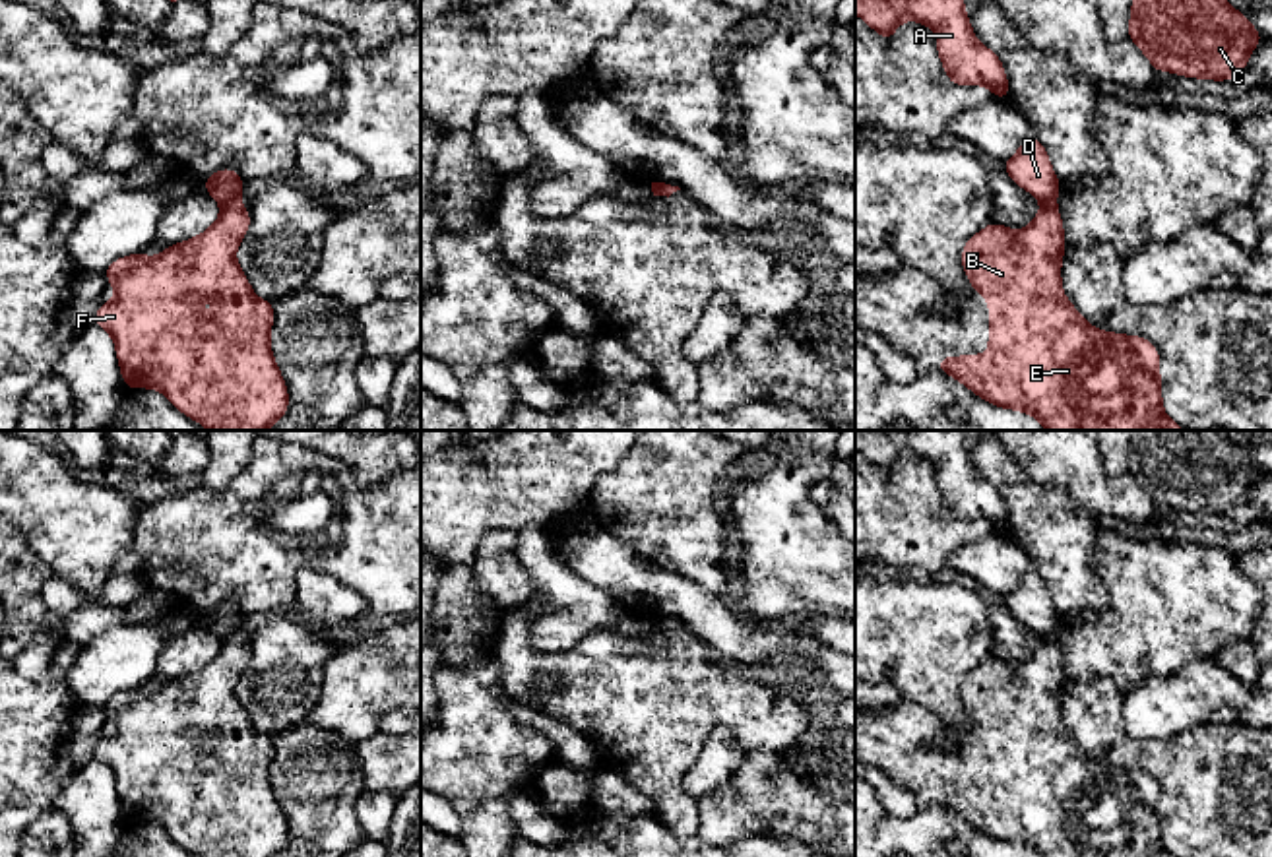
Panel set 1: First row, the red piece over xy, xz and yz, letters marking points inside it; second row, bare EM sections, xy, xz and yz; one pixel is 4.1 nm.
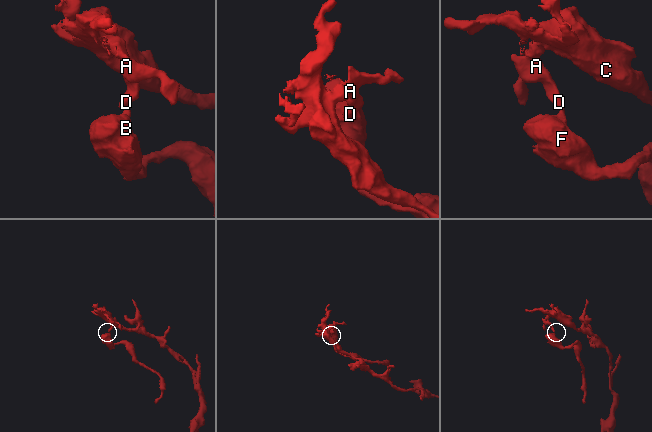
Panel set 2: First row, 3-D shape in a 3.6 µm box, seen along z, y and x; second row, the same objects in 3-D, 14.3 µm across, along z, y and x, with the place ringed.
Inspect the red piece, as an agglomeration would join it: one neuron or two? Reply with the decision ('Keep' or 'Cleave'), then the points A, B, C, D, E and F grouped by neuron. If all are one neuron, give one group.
Cleave. Groups: A C D / B E F

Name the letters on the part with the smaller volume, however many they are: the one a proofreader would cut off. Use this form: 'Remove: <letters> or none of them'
Remove: B, E, F

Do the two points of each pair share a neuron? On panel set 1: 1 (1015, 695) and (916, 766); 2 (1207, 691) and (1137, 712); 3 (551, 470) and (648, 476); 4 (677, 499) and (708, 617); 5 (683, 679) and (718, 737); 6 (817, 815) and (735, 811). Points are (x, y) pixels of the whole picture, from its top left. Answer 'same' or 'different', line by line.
1: same
2: same
3: different
4: different
5: different
6: same

